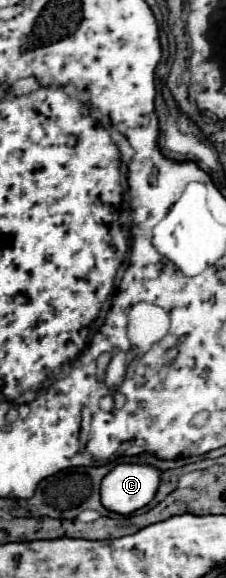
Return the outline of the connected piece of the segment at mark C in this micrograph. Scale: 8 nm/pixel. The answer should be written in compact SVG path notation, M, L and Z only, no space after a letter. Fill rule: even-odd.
M118 464L100 486L102 504L116 514L132 514L144 508L156 494L160 470L144 464Z

